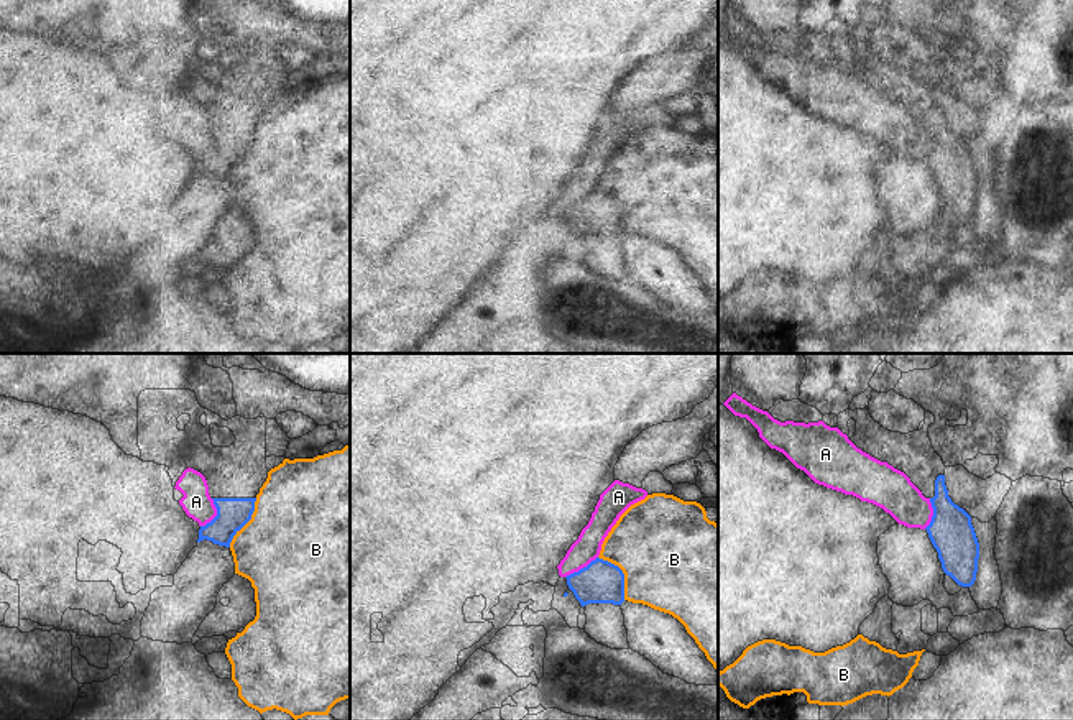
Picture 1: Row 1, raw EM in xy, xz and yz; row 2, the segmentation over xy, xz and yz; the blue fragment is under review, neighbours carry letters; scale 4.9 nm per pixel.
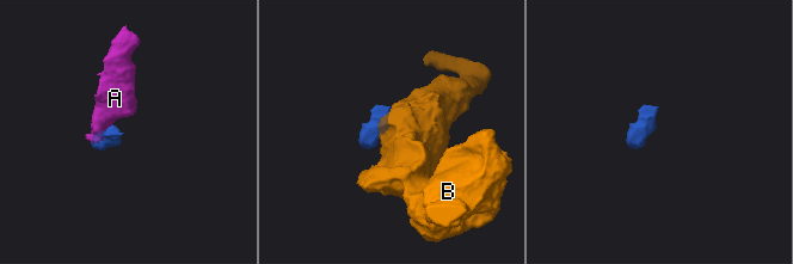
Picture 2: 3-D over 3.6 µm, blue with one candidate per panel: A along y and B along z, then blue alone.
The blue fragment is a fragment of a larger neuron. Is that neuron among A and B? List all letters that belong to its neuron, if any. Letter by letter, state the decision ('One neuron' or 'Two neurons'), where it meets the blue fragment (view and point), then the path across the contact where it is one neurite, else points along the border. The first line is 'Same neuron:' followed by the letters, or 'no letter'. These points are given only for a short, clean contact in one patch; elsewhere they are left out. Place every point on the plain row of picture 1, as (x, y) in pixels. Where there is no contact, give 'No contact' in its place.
Same neuron: no letter
A: Two neurons. Touches blue at xy (217, 147). Boundary: xy (212, 130), (216, 147), (201, 158)
B: Two neurons. Touches blue at xz (623, 206). Boundary: xz (598, 188), (613, 194), (621, 203), (625, 230).

